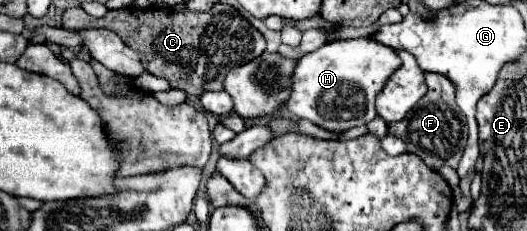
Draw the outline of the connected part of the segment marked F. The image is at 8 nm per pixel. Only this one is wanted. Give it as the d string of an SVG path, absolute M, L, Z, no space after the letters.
M426 73L426 85L428 93L414 105L414 109L402 121L390 123L388 133L400 137L406 143L408 153L418 155L434 171L438 171L444 165L456 169L464 153L468 135L466 119L462 119L462 111L458 111L456 105L456 89L450 83L450 79L438 73Z

